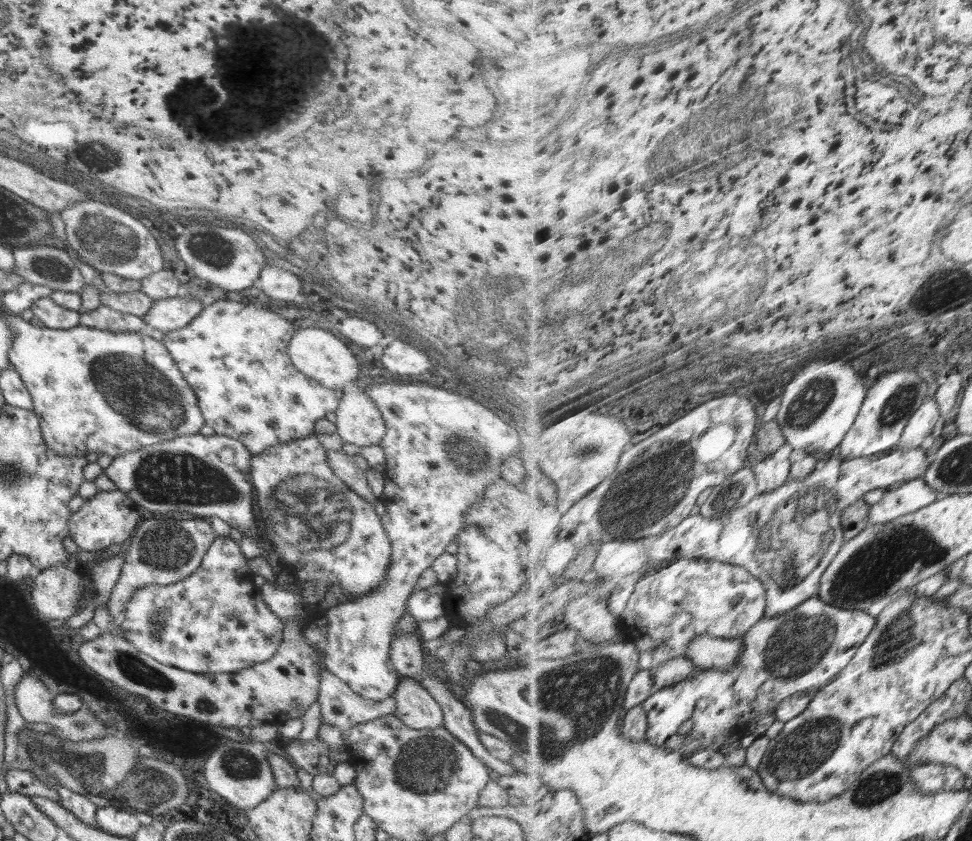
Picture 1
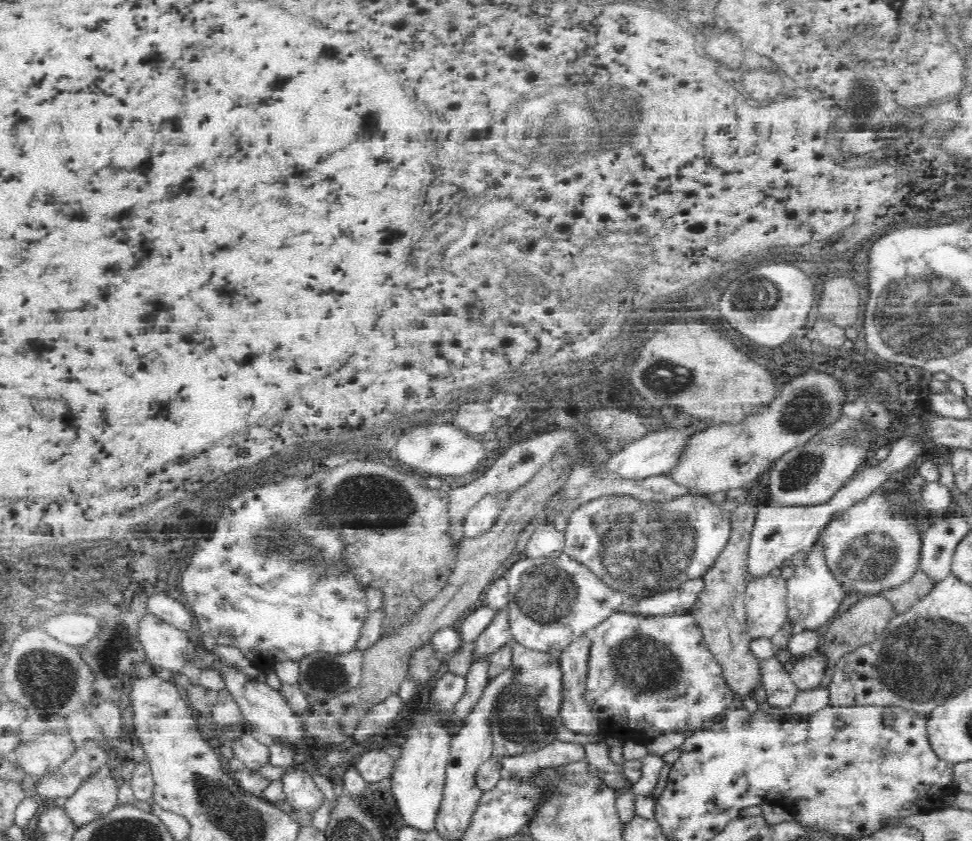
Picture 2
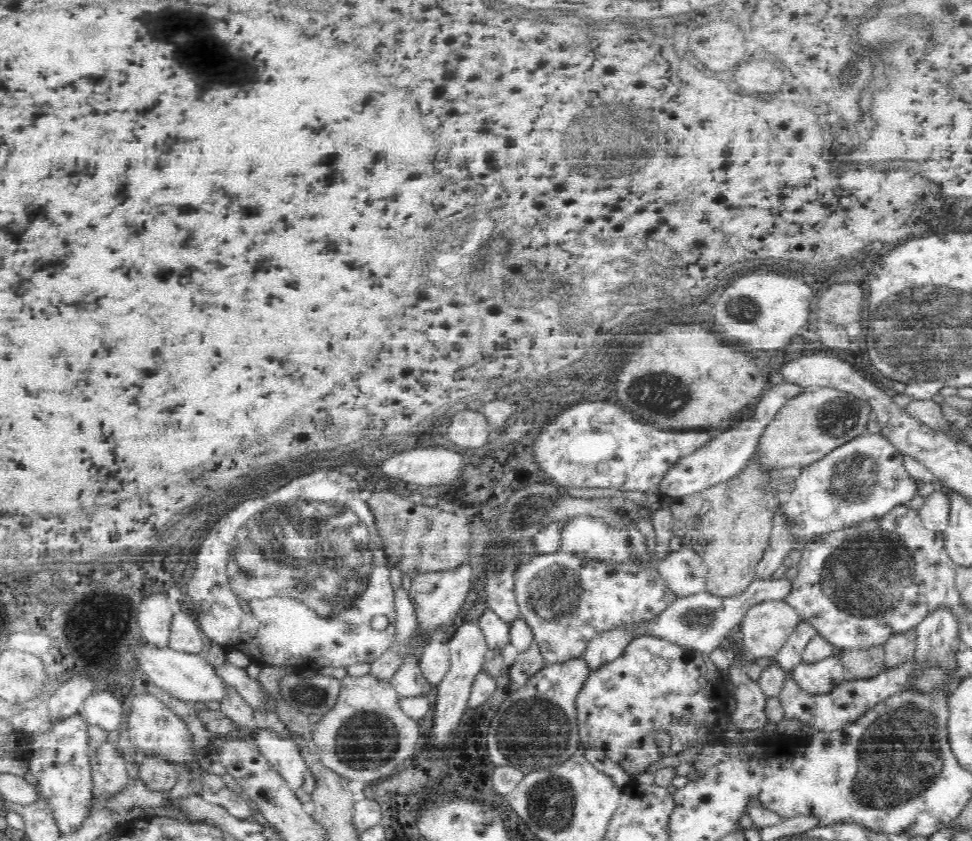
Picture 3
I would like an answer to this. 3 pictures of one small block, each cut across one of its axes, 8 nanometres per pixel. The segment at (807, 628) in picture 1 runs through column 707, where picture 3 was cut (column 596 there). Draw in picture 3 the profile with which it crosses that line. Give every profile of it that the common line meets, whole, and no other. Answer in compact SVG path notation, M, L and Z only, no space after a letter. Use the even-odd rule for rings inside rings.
M638 638L636 642L630 642L628 650L618 658L602 665L599 669L593 670L588 676L586 682L583 684L581 691L576 697L575 704L578 714L578 737L581 747L590 747L597 749L598 752L602 752L602 755L608 756L610 762L614 766L618 766L620 770L624 770L626 776L630 776L632 781L636 780L638 776L650 772L650 768L654 764L660 764L664 758L674 758L674 756L680 756L682 752L694 748L702 740L700 734L714 734L716 728L723 728L723 722L731 711L731 698L730 692L727 688L726 681L724 681L720 670L716 668L716 665L712 663L709 657L709 653L698 652L692 647L683 647L678 644L666 642L661 638Z

